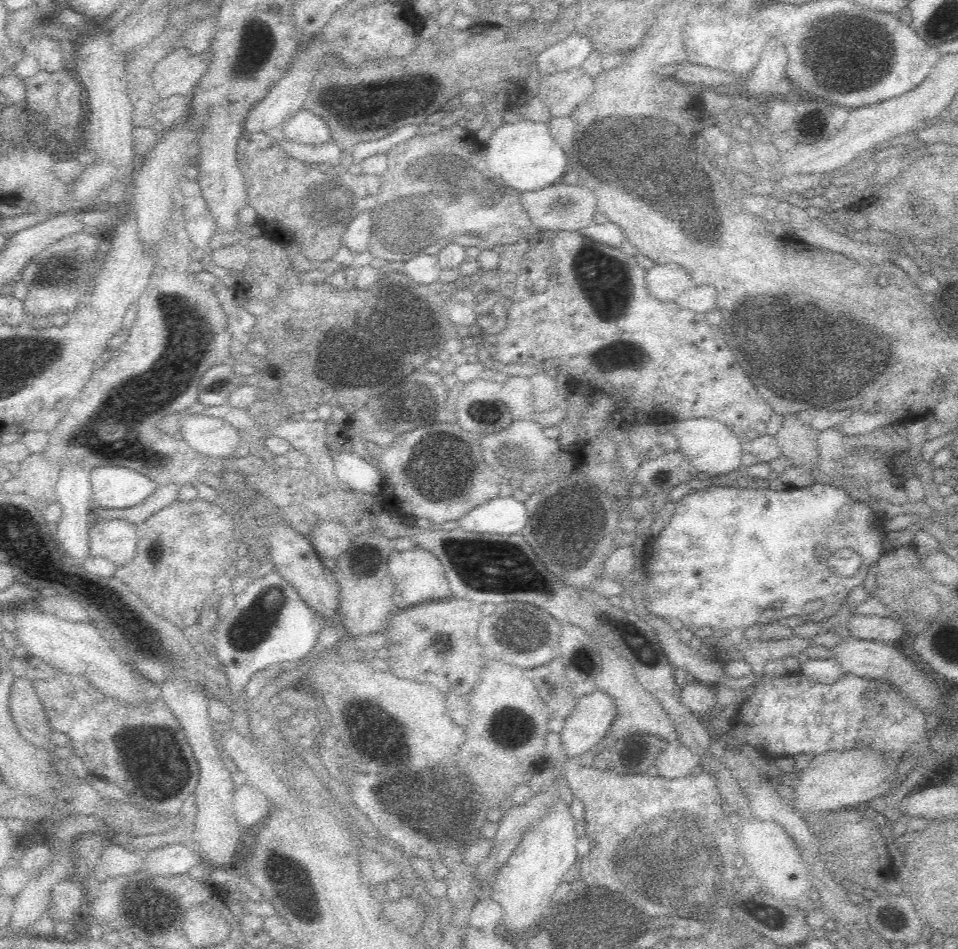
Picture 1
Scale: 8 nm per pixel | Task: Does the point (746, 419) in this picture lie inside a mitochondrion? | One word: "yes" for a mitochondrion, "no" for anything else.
no

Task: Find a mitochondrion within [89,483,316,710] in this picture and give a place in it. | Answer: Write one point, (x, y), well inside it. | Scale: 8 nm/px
(253, 630)

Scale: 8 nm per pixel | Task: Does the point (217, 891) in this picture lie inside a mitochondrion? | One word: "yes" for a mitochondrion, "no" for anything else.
no

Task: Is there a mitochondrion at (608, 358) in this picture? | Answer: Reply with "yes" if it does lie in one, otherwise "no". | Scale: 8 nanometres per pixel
yes

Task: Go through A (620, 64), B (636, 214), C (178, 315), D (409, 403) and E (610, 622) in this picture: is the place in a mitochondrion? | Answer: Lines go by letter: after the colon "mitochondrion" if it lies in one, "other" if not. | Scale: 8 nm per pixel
A: other
B: other
C: other
D: mitochondrion
E: other

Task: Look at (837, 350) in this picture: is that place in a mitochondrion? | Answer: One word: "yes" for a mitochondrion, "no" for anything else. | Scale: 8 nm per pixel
yes

